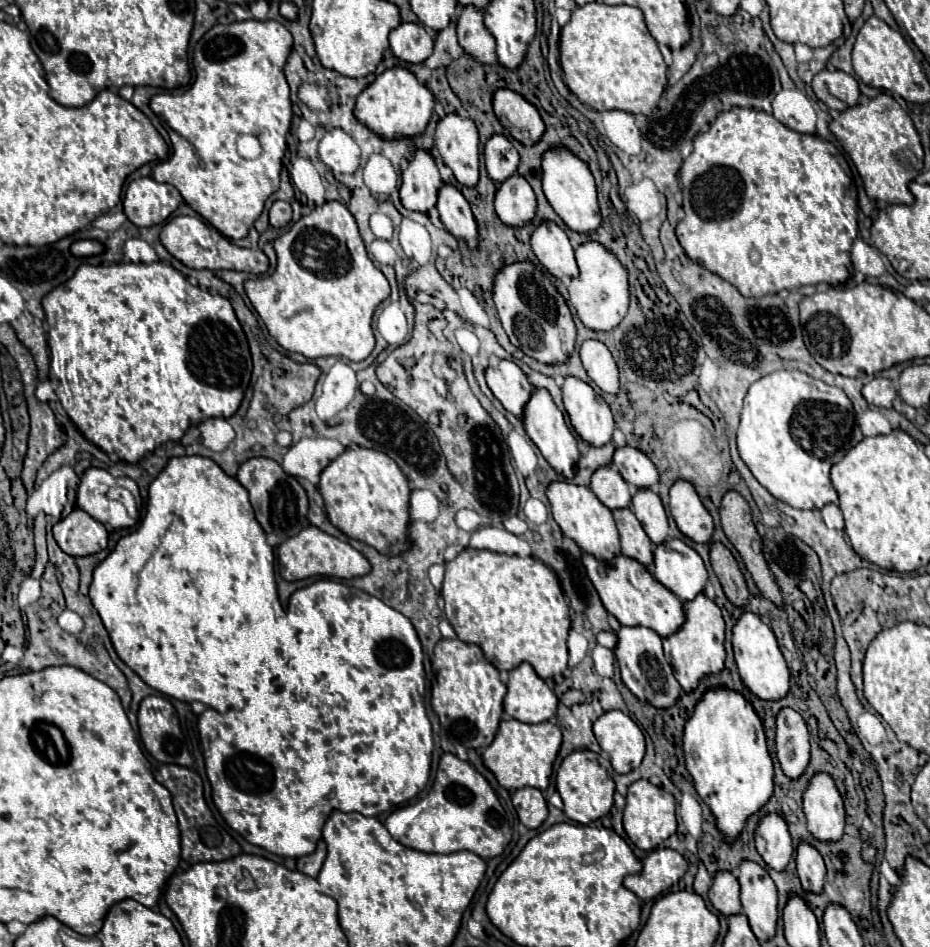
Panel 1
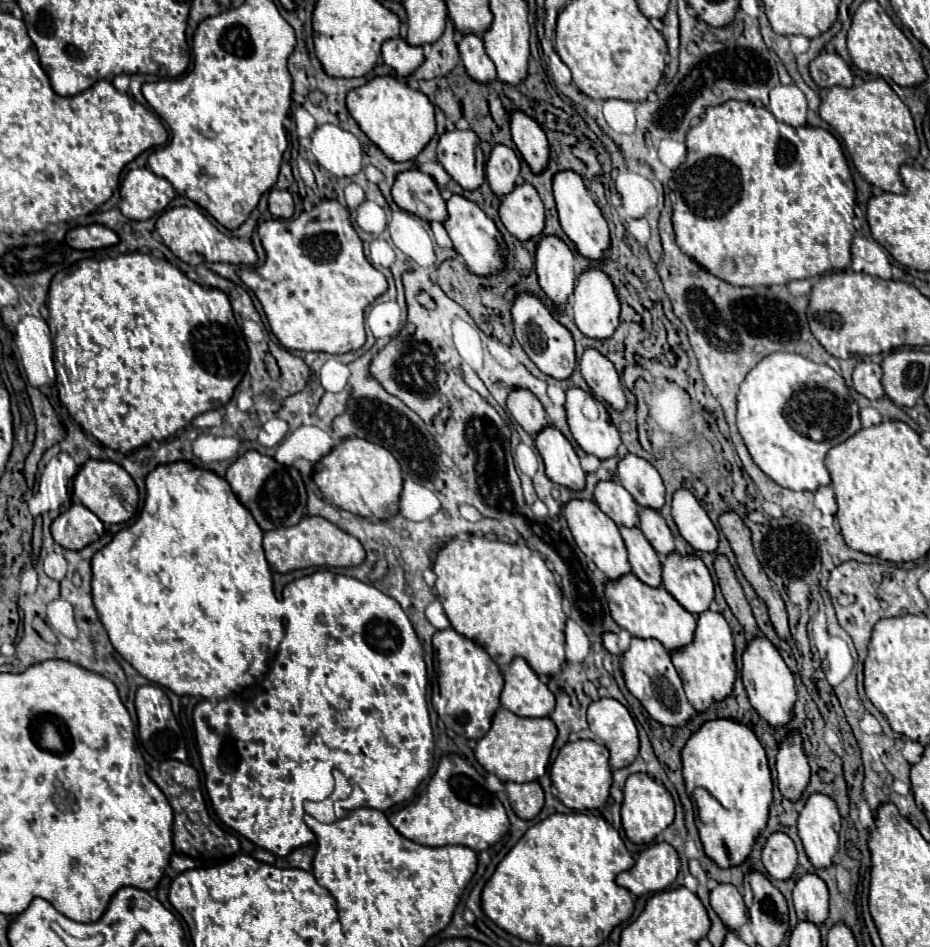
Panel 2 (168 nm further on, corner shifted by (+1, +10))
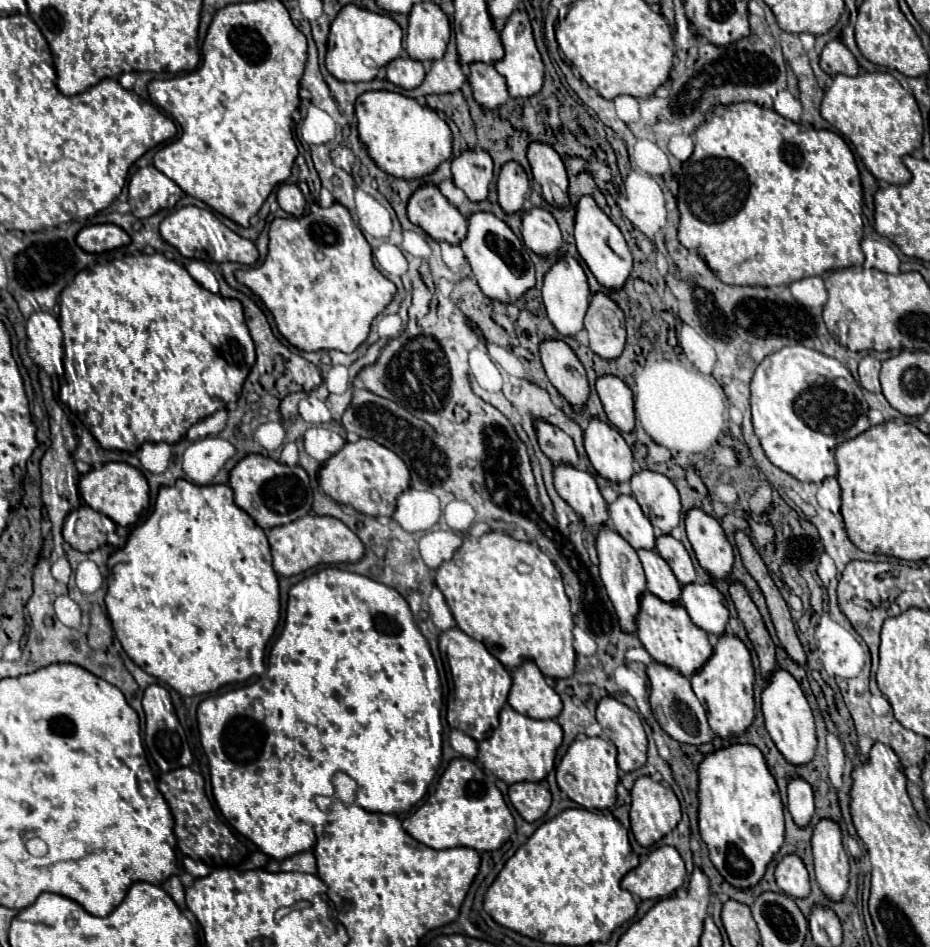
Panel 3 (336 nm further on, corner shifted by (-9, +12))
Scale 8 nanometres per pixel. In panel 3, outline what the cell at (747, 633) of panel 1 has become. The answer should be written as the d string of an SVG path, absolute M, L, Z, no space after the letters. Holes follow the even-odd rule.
M778 668L770 682L766 684L762 692L762 712L764 712L764 724L774 740L780 754L788 760L792 766L806 766L814 758L816 750L816 728L814 728L814 716L808 706L808 700L800 688L800 684L782 668Z

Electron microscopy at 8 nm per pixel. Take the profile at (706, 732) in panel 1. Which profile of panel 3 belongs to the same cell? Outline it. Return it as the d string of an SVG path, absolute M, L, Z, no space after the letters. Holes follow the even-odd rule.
M734 744L708 754L700 764L698 774L698 820L708 856L730 886L748 890L762 880L774 854L784 844L784 806L776 780L770 774L762 752L750 744Z

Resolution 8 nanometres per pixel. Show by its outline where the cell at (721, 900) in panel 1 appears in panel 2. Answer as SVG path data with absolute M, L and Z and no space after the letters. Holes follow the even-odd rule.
M718 884L710 892L710 904L726 928L740 930L740 926L748 920L742 894L734 884Z

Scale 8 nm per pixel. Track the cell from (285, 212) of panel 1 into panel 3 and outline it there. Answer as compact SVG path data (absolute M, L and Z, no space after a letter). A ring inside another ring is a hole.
M282 184L278 188L278 204L292 216L302 216L304 212L304 196L296 184Z

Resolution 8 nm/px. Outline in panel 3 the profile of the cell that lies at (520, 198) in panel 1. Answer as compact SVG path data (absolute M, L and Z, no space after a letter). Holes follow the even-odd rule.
M532 208L524 214L522 236L526 248L544 258L556 256L562 246L562 234L554 216L550 212L544 212L542 208Z

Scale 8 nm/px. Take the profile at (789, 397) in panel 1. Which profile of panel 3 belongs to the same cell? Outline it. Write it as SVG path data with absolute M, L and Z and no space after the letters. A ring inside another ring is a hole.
M784 346L756 368L752 384L752 424L768 460L802 482L836 476L834 448L870 428L868 404L850 370L806 346Z

